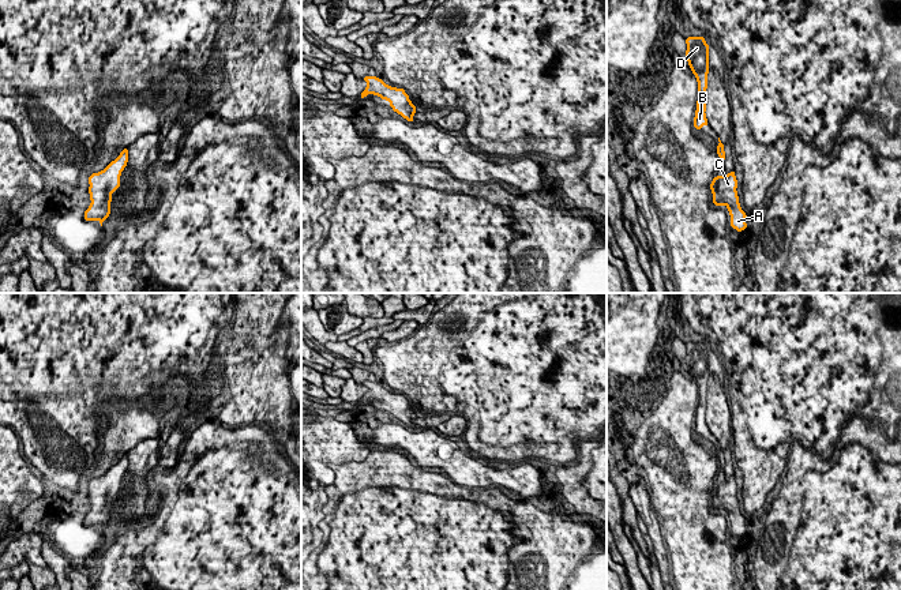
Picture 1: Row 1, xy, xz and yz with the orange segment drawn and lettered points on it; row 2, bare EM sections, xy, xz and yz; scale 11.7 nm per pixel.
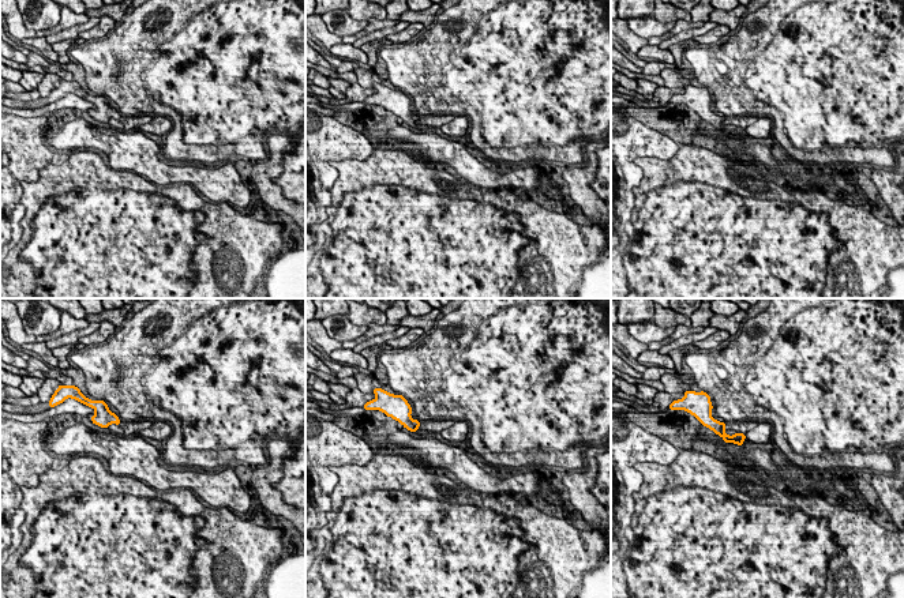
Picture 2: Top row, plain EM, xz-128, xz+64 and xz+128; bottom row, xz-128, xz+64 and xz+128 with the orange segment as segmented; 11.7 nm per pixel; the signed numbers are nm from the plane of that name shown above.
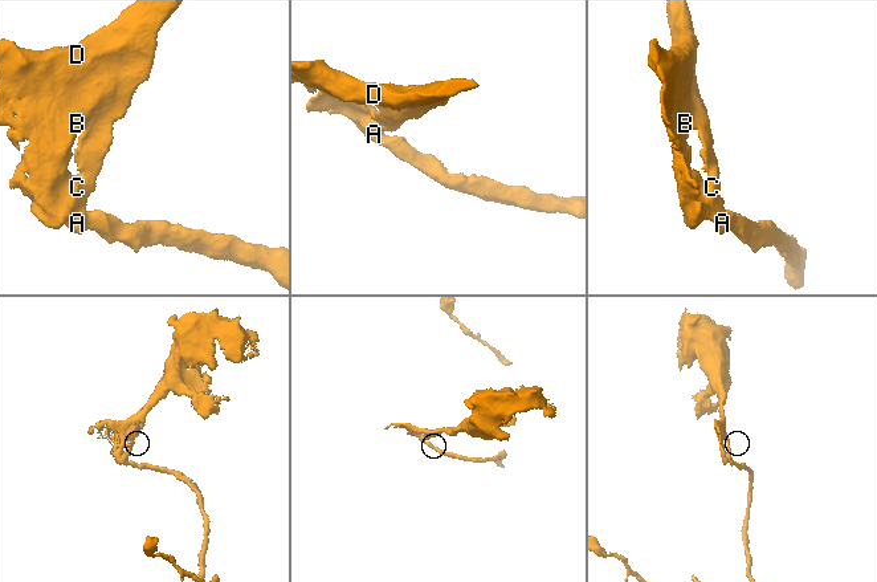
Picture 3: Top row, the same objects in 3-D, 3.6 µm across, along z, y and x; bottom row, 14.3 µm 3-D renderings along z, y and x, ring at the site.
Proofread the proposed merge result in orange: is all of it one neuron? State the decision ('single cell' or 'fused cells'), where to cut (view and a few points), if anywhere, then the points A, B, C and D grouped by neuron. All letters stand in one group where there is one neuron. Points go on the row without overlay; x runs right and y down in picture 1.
single cell | no cut | A B C D

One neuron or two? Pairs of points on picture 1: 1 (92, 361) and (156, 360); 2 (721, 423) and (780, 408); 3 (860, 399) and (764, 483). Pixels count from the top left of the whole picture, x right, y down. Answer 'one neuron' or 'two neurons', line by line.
1: one neuron
2: two neurons
3: one neuron

